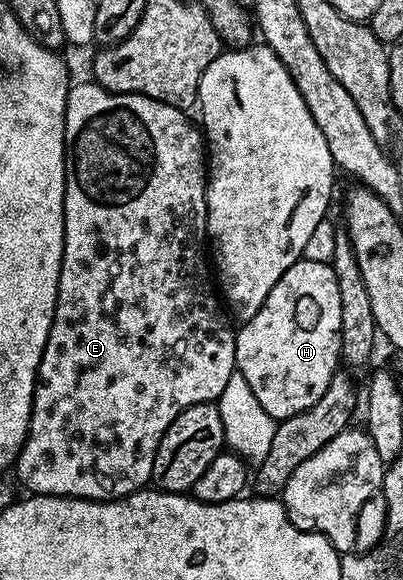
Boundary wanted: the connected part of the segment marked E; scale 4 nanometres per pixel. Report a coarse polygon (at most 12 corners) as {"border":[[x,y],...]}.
{"border":[[75,82],[16,472],[122,499],[224,393],[204,135]]}

